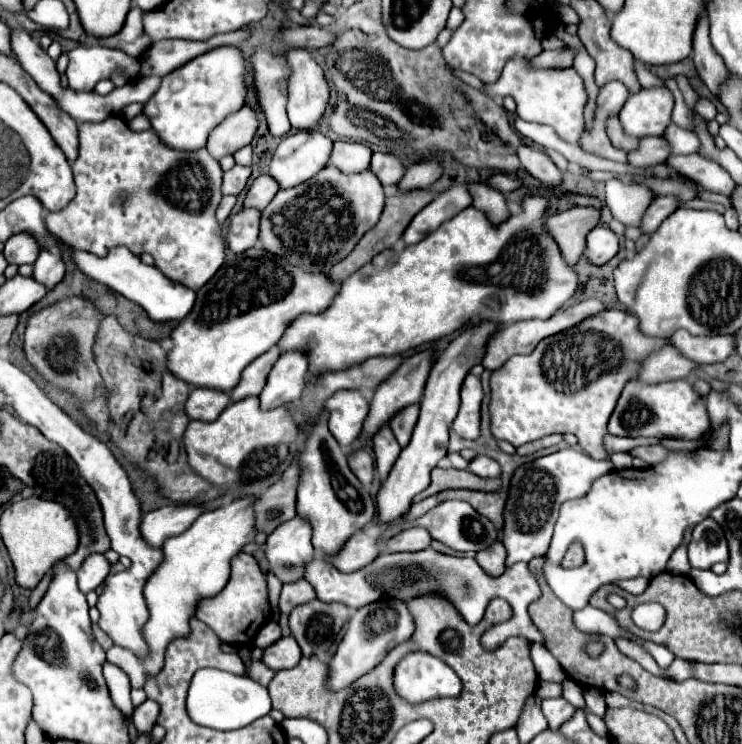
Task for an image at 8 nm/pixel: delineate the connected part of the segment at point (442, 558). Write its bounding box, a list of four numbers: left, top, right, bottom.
[306,548,546,646]

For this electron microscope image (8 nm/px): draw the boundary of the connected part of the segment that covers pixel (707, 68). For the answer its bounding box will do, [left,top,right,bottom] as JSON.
[690,14,726,94]

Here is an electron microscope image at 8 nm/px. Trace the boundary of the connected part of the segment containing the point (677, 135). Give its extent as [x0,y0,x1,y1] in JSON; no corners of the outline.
[664,122,700,154]

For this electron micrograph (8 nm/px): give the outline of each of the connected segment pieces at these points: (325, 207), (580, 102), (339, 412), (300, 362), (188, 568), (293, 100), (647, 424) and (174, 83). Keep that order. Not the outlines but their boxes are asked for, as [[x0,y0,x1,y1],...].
[[258,166,384,272],[484,58,588,144],[324,390,368,446],[258,350,308,410],[106,498,256,688],[284,48,330,130],[608,380,708,440],[142,46,246,150]]

